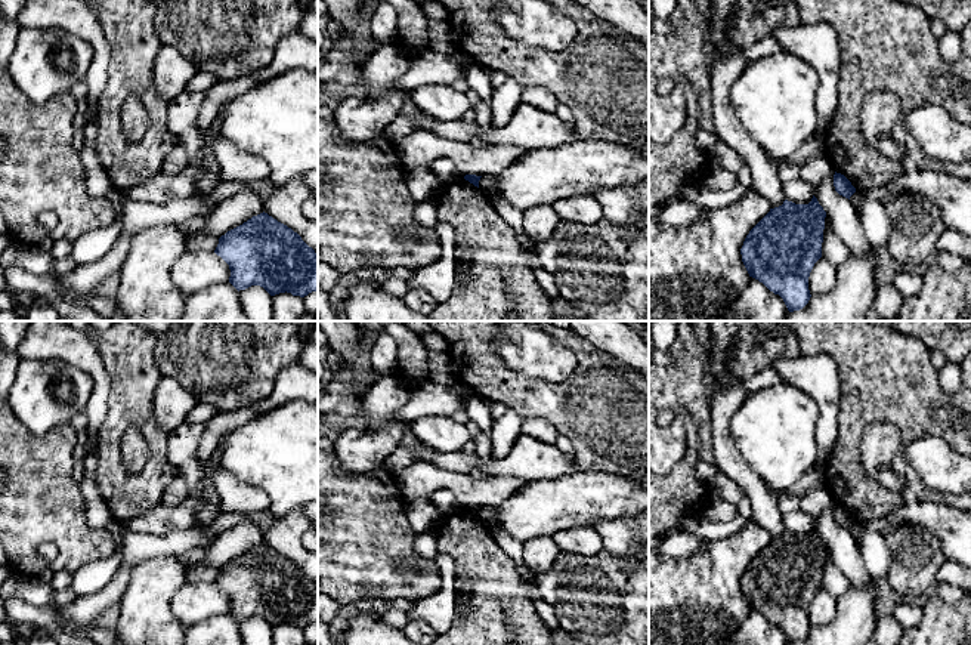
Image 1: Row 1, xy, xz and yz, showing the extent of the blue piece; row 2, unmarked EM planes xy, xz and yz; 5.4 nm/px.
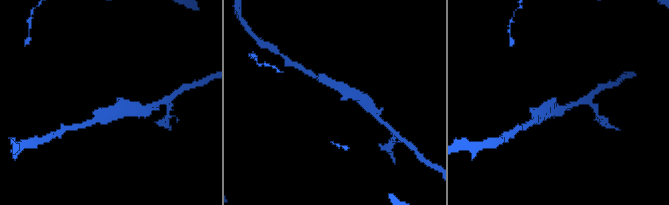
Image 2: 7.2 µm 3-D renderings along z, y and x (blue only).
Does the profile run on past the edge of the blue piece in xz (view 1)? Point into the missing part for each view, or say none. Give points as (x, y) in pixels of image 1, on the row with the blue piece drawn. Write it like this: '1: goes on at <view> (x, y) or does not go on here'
1: does not go on here

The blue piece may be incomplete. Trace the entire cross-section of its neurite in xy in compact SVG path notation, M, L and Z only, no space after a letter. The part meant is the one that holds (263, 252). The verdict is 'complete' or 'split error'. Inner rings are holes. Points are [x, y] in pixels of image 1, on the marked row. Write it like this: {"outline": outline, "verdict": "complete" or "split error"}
{"outline": "M265 212L222 235L214 253L229 265L229 283L238 291L260 286L270 296L287 291L304 297L318 290L318 254L315 250L297 232Z", "verdict": "complete"}

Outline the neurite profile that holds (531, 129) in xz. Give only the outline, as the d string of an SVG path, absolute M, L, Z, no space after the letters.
M522 102L504 127L489 132L489 139L495 145L513 145L525 151L538 151L559 145L573 145L582 138L576 127L565 126L556 112L544 112Z

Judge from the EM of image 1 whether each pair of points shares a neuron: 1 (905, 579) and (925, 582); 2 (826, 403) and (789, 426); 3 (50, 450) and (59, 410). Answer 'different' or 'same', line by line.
1: same
2: different
3: different

